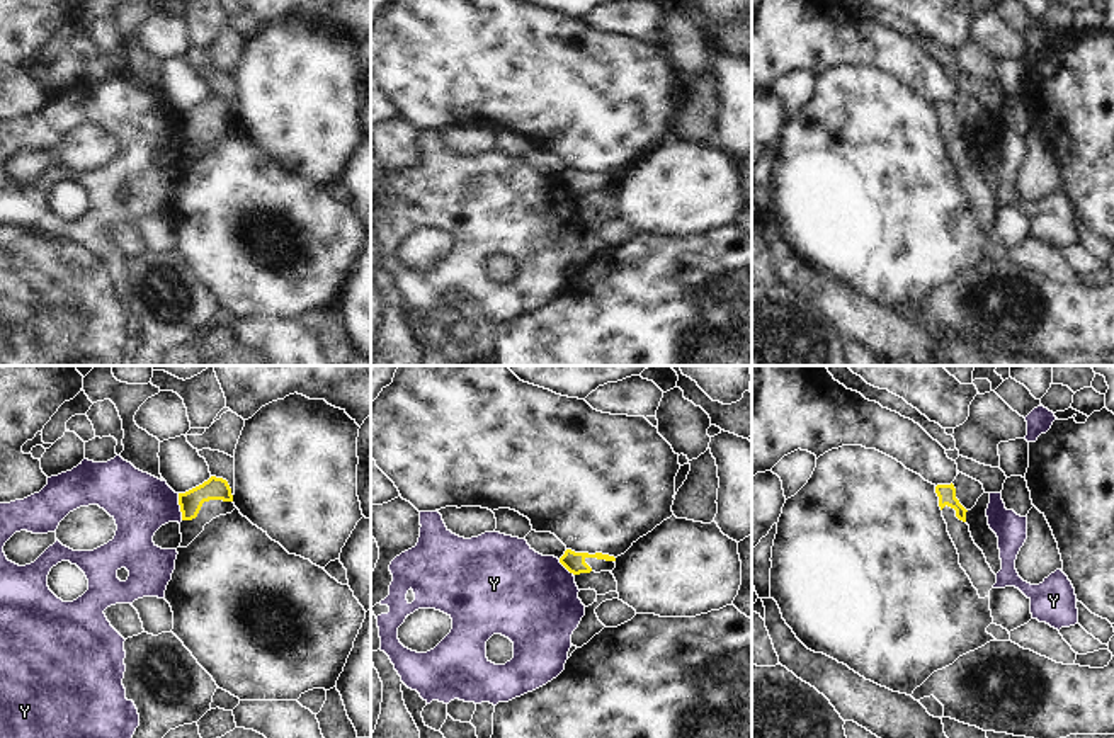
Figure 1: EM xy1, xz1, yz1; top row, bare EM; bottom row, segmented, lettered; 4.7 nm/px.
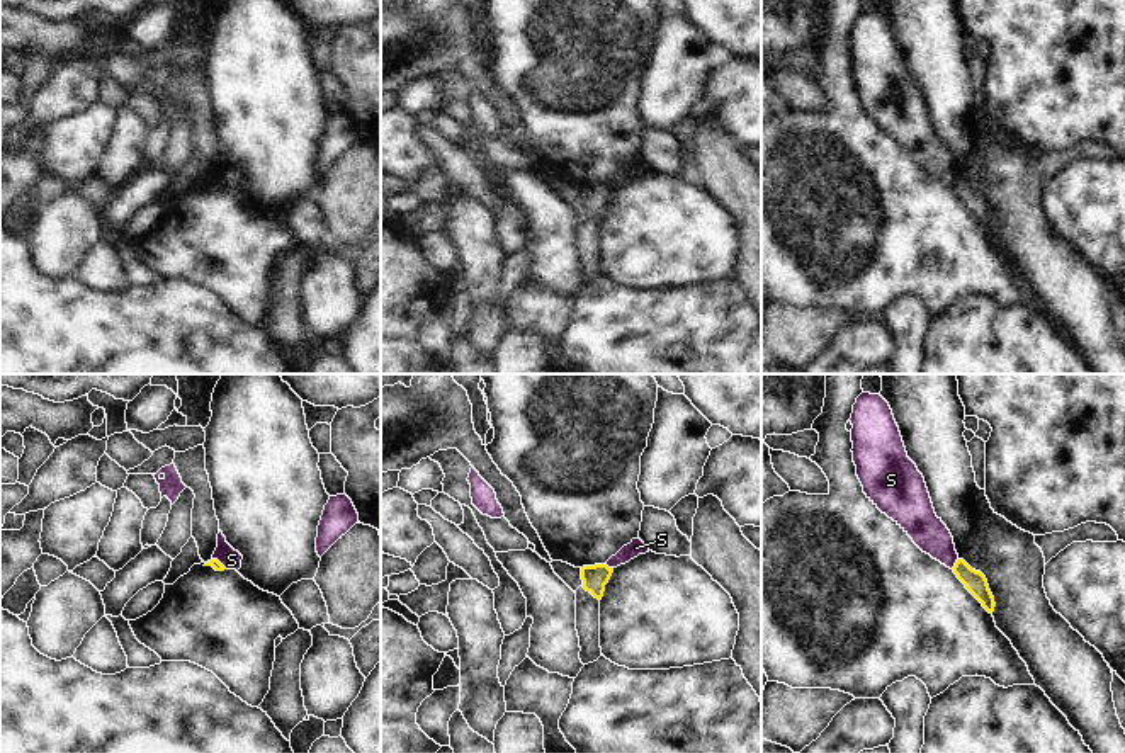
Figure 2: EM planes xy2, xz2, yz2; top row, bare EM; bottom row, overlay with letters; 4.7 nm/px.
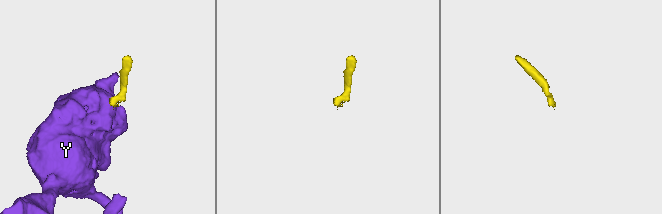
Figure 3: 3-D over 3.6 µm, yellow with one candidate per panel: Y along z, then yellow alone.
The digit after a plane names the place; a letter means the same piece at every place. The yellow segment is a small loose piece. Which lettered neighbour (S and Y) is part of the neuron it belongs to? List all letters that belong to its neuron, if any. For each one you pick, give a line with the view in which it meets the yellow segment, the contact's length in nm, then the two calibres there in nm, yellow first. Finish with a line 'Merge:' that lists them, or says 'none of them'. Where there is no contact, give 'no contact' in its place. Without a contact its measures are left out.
Merge: none of them

